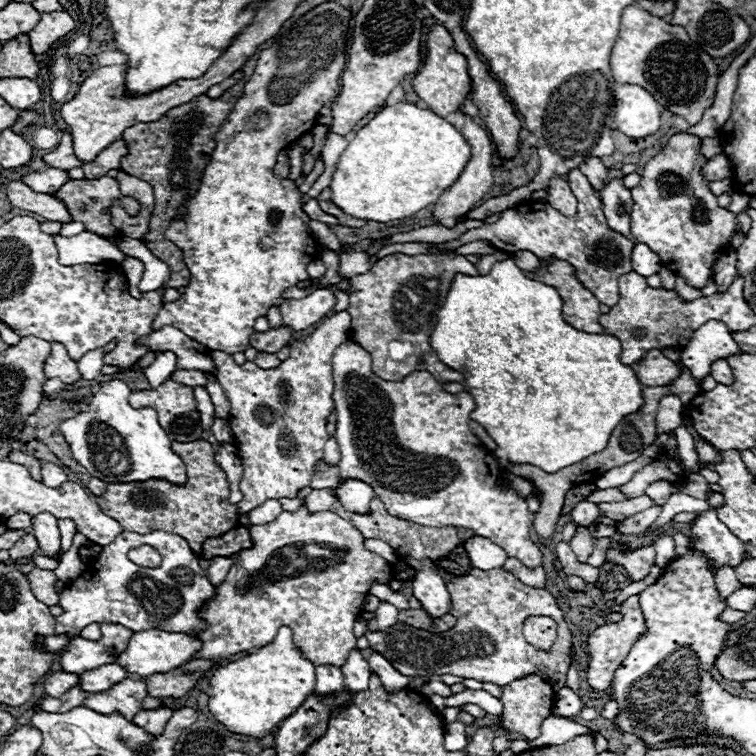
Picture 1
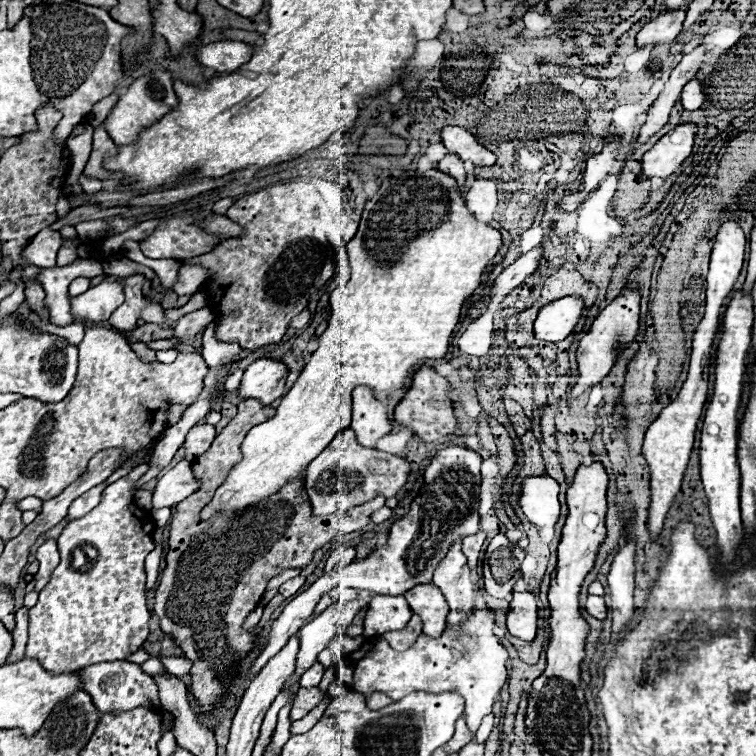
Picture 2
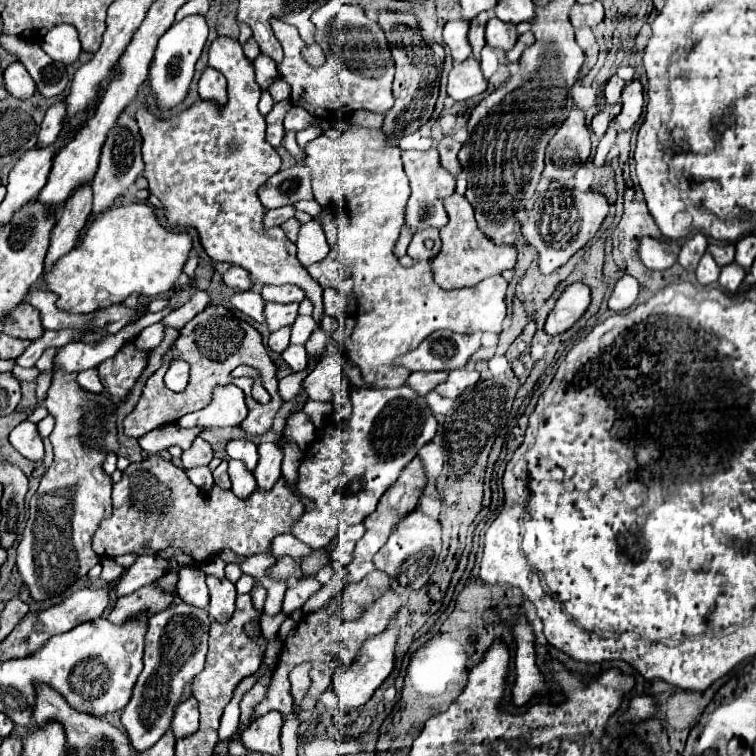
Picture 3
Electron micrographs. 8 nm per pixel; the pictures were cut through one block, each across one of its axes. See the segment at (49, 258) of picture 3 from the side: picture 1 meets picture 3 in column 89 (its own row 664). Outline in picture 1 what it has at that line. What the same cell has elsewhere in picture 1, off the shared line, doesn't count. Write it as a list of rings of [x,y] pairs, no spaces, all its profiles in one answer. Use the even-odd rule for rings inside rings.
[[[198,658],[198,660],[190,660],[188,664],[172,670],[172,672],[156,674],[156,676],[148,676],[148,678],[140,678],[140,680],[146,682],[146,690],[148,690],[150,698],[168,698],[168,696],[182,698],[212,668],[216,668],[216,662]]]

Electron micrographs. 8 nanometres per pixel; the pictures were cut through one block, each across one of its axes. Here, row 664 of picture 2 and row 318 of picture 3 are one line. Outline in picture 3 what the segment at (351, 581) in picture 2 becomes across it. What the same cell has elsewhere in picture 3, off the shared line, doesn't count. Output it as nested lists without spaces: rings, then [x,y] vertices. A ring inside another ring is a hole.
[[[244,290],[244,292],[236,292],[230,296],[230,304],[240,310],[242,314],[254,318],[256,322],[264,324],[264,300],[260,296],[260,292],[256,290]]]

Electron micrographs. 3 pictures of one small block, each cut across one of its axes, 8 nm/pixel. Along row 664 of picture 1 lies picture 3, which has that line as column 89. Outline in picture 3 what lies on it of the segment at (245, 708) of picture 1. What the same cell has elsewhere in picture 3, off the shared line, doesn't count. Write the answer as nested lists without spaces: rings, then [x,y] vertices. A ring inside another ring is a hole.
[[[142,202],[112,206],[92,218],[84,238],[44,272],[38,288],[54,292],[58,296],[58,310],[62,312],[92,314],[126,300],[130,294],[166,294],[182,274],[190,250],[192,238],[162,228],[152,206]]]

